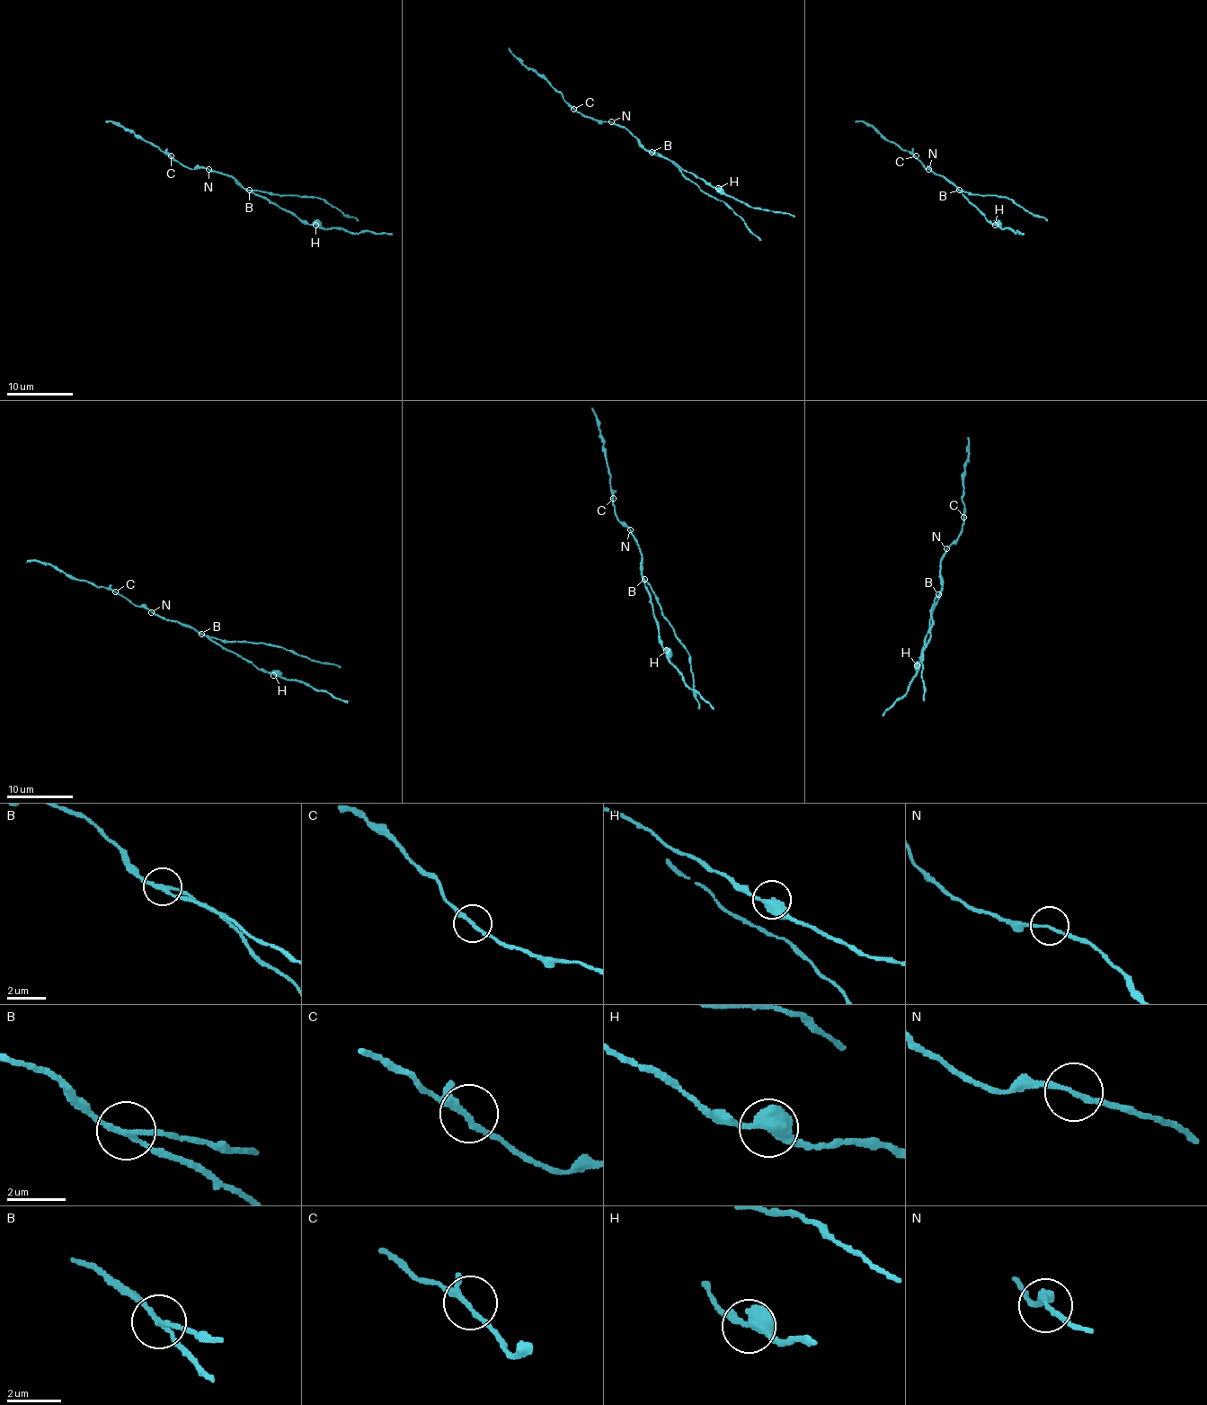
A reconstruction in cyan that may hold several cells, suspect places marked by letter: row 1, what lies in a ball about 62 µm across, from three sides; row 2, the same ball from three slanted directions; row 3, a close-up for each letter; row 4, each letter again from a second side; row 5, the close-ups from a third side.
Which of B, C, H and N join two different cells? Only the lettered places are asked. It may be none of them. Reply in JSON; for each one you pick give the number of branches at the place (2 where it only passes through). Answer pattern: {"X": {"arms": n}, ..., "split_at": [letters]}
{"B": {"arms": 3}, "split_at": ["B"]}

